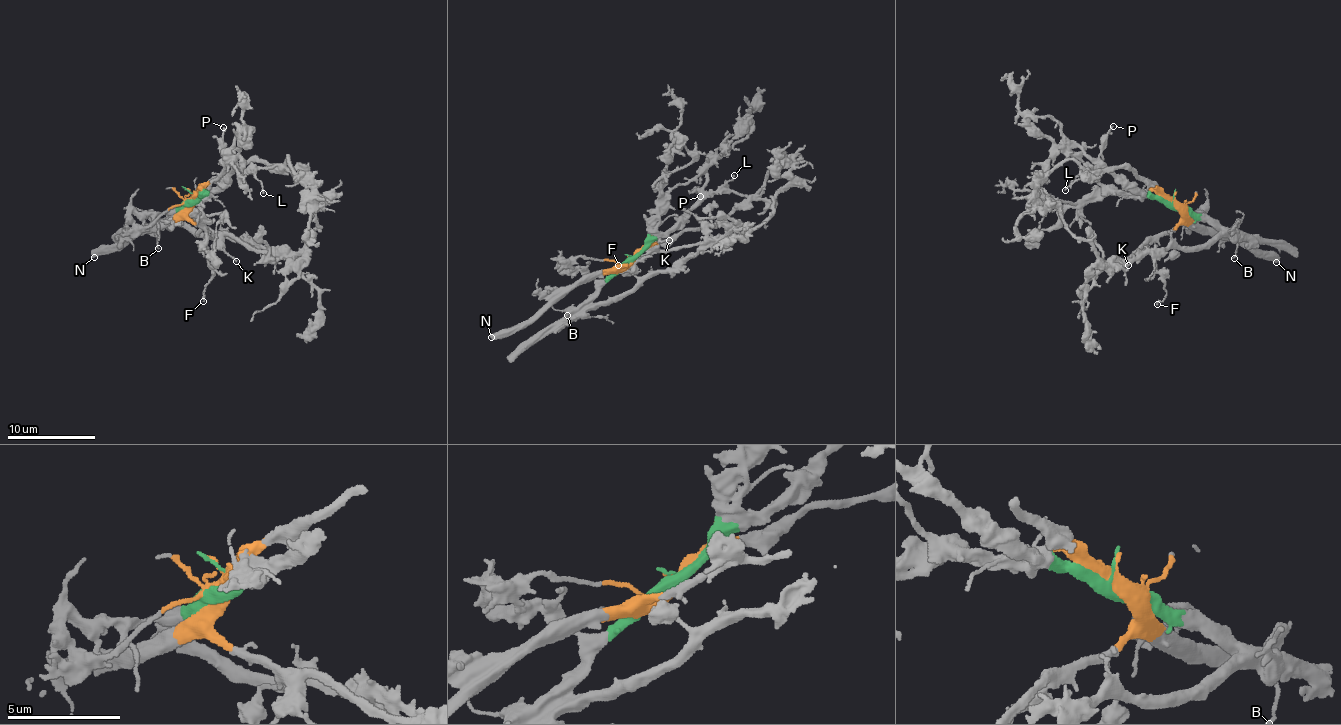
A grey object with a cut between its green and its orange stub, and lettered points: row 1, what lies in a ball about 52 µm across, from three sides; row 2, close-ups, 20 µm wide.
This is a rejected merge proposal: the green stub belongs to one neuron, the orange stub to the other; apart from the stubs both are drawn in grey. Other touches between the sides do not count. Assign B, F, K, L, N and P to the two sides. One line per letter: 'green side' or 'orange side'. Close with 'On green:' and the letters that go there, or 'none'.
B: green side
F: orange side
K: orange side
L: green side
N: orange side
P: green side
On green: B, L, P

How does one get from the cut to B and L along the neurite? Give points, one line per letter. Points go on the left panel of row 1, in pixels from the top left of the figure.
B: (192, 200), (179, 208), (157, 231), (159, 249)
L: (192, 200), (199, 201), (208, 192), (215, 193), (240, 169), (255, 173), (264, 193)

